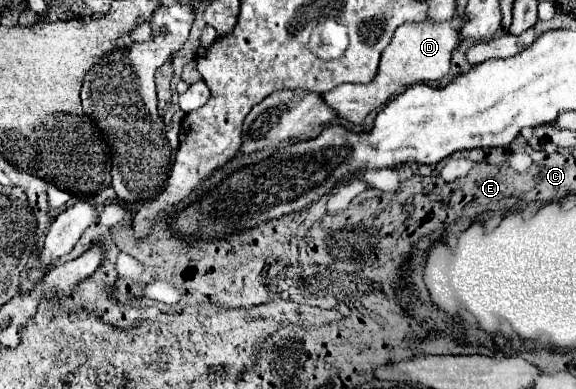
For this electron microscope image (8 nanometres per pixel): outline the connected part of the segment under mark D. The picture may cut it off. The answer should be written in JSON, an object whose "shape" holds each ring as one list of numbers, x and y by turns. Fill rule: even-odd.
{"shape":[[454,17,444,23,424,21,424,23,416,23,416,25,414,23,400,25,394,31,388,47,382,51,380,69,378,69,378,75,374,77,374,81,370,81,366,85,350,85,350,83,340,85,338,89,332,89,322,95,324,103,330,109,334,109,336,117,340,117,348,123,354,123,354,125,362,125,366,115,384,107,392,97,400,95,406,87,410,87,414,83,442,79,450,71,450,57,452,57,452,51,458,47,462,23,464,23,464,17]]}

